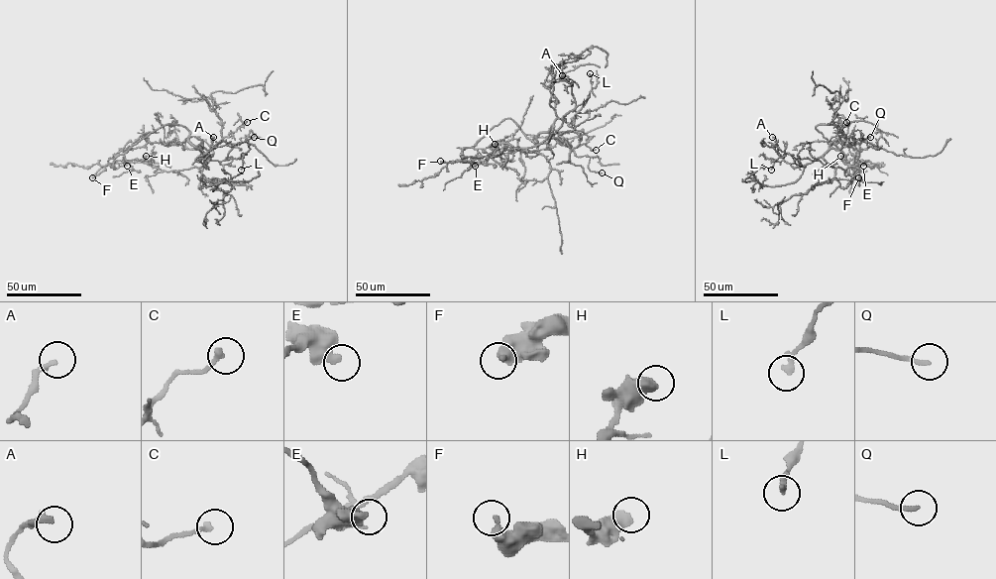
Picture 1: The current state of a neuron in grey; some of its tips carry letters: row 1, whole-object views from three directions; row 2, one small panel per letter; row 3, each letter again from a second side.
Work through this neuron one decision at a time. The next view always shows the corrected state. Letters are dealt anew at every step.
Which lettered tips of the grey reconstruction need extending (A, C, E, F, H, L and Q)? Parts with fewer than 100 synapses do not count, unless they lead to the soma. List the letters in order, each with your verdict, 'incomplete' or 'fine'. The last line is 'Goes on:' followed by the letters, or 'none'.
A: fine
C: fine
E: fine
F: fine
H: fine
L: fine
Q: fine
Goes on: none

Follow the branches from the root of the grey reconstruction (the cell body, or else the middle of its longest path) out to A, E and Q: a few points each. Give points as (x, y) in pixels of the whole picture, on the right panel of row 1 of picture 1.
A: (840, 129), (841, 135), (822, 156), (799, 167), (793, 167), (777, 153), (774, 148), (776, 139), (772, 137)
E: (840, 129), (833, 125), (816, 127), (844, 154), (851, 167), (863, 166)
Q: (840, 129), (841, 135), (830, 145), (830, 149), (838, 150), (845, 141), (853, 144), (870, 137)

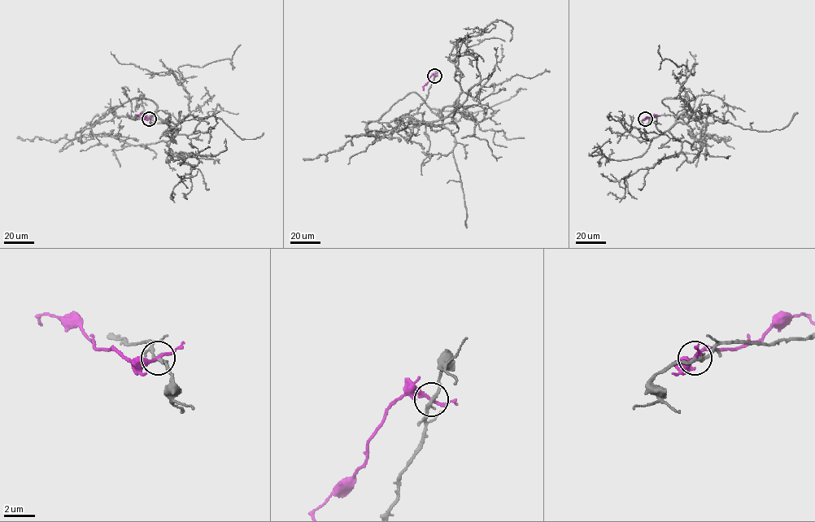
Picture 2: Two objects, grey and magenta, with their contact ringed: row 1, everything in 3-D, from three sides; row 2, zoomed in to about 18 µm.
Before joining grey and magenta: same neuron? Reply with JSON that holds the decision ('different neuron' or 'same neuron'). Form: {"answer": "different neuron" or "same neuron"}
{"answer": "different neuron"}

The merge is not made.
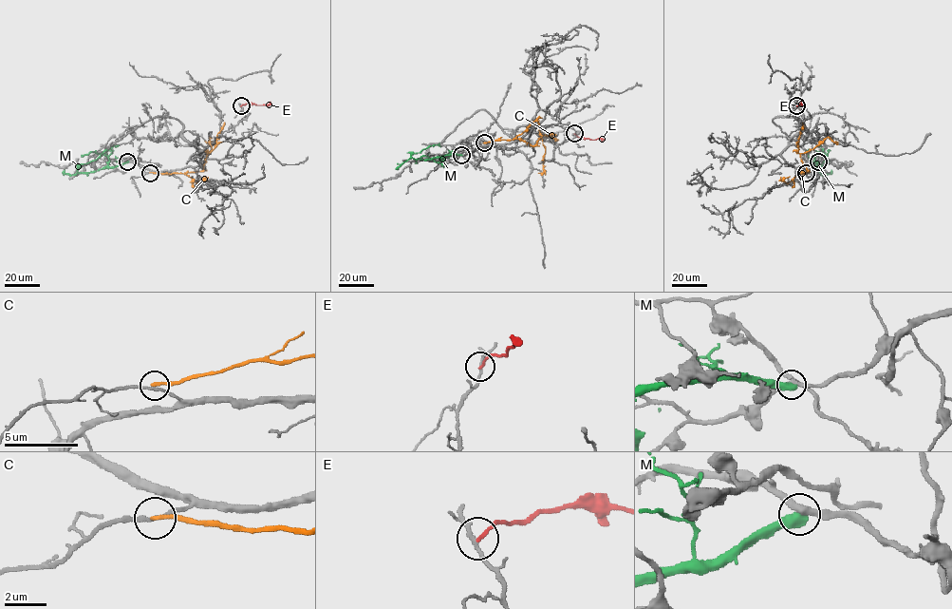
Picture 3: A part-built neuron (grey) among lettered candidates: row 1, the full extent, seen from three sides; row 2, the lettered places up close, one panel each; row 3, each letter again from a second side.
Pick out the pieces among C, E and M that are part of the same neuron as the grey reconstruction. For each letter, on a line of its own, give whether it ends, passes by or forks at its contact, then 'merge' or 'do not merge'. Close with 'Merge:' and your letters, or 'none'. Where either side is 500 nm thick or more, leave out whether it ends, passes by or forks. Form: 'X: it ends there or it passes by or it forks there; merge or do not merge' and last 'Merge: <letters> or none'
C: it ends there; do not merge
E: it ends there; do not merge
M: do not merge
Merge: none

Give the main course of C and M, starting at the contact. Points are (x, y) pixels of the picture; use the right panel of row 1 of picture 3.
C: (806, 173), (802, 173), (809, 171), (801, 153), (812, 149), (828, 137), (835, 141)
M: (818, 161), (817, 166), (822, 173), (809, 159), (810, 151)

